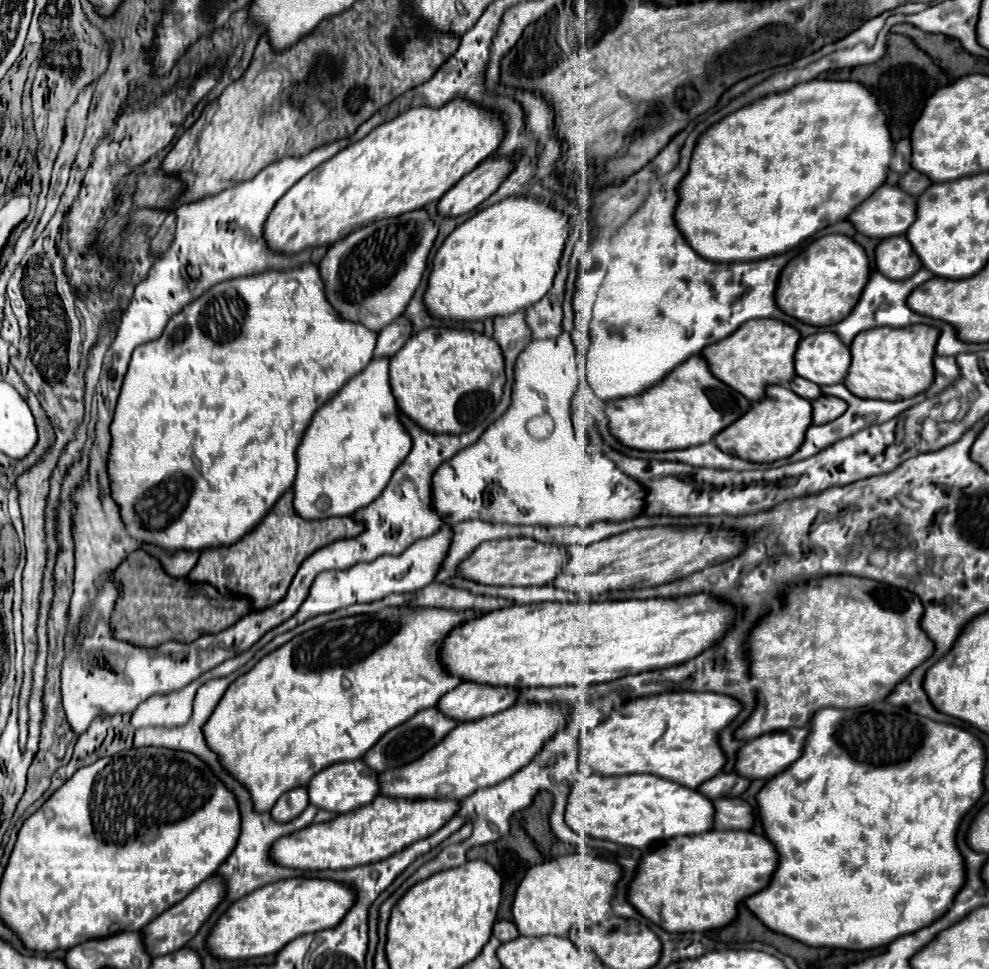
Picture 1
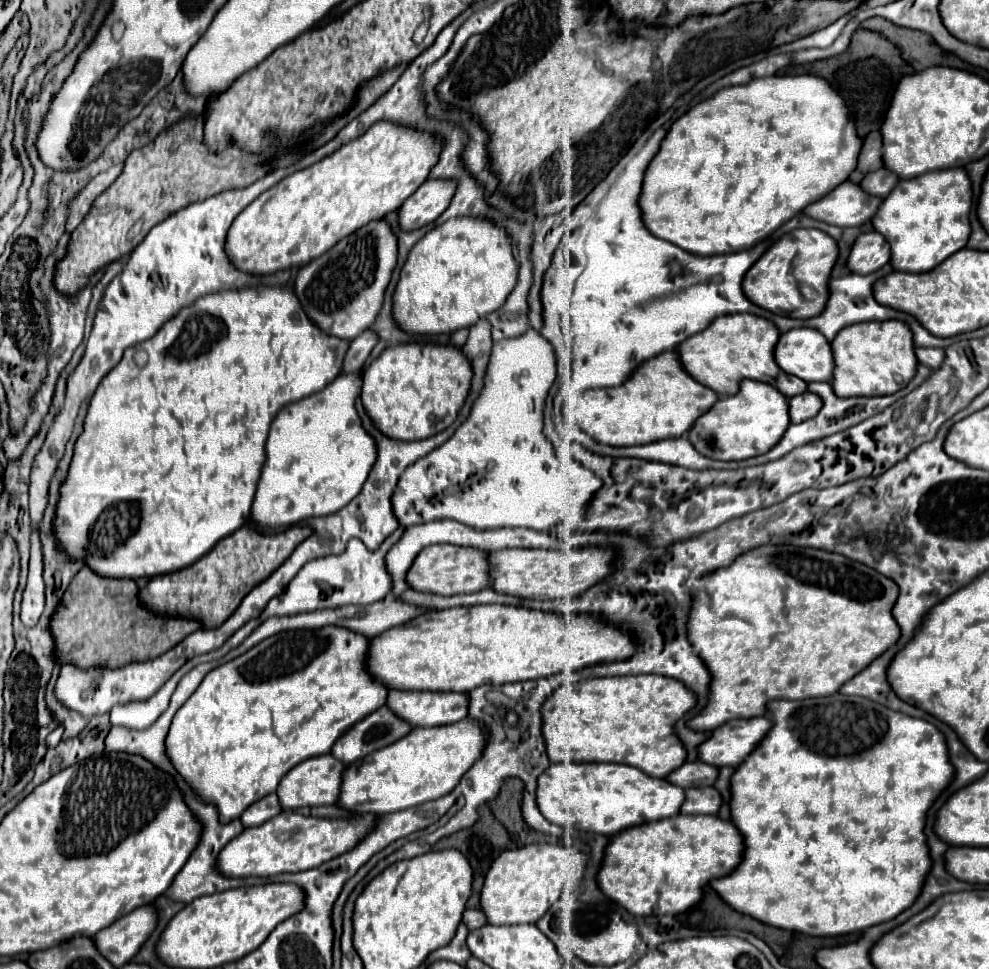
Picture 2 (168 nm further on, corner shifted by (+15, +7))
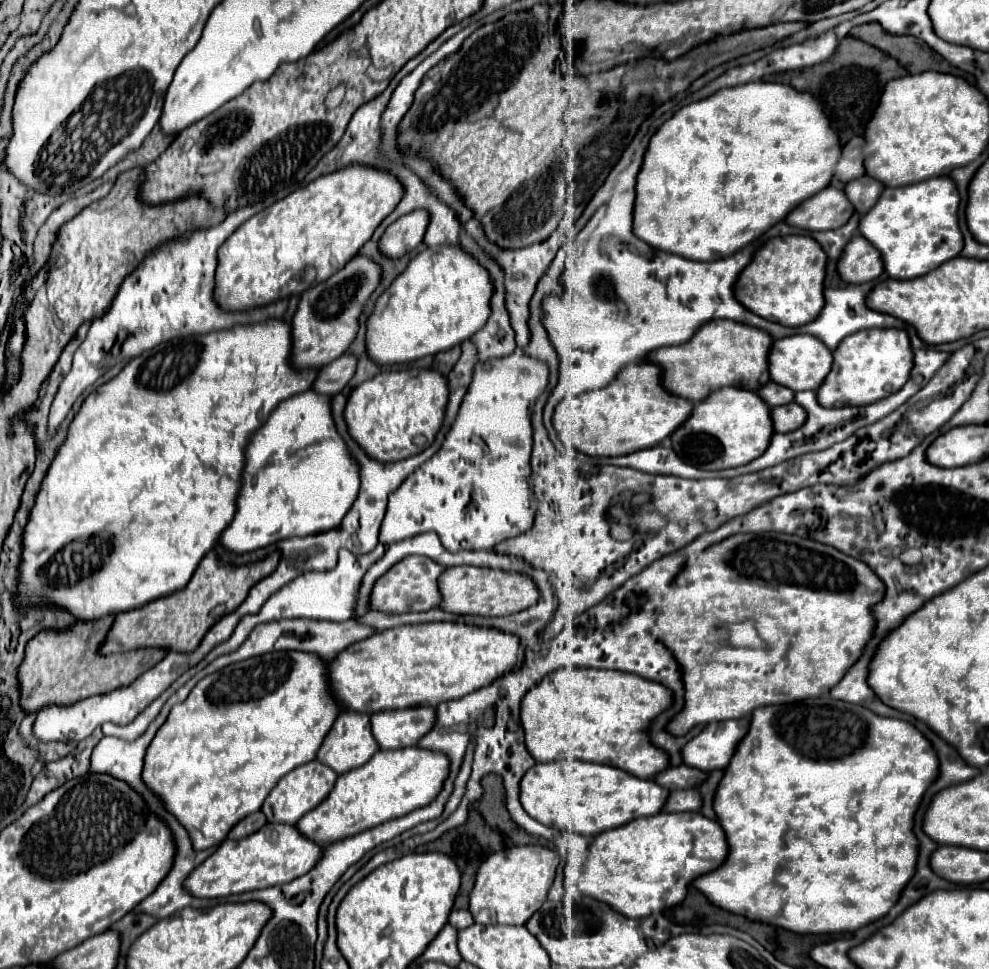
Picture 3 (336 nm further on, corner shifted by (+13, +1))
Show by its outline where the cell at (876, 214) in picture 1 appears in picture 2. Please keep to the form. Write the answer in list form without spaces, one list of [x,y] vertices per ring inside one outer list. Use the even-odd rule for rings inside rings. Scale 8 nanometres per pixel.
[[[845,182],[817,200],[817,204],[809,204],[803,214],[839,228],[861,226],[873,218],[881,202],[881,198],[865,194],[859,184]]]

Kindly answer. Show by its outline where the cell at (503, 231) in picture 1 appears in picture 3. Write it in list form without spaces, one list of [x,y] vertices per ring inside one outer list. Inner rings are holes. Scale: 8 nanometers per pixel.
[[[443,244],[429,246],[419,252],[401,272],[395,282],[385,290],[375,306],[373,316],[367,320],[367,350],[369,356],[379,364],[401,364],[411,362],[429,354],[437,354],[443,350],[461,344],[477,330],[481,330],[491,316],[491,296],[493,296],[493,280],[487,270],[461,246]]]

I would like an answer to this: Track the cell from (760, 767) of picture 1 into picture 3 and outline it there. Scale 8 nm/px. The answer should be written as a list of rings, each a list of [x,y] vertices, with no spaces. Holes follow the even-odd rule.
[[[739,720],[715,722],[715,726],[707,726],[683,748],[685,764],[695,766],[699,770],[727,768],[741,740],[741,732],[743,730],[739,730]]]

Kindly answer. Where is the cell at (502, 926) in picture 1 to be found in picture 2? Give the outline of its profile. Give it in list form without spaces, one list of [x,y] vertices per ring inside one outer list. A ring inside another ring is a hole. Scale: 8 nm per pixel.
[[[465,910],[463,912],[463,924],[473,930],[473,928],[481,928],[483,924],[487,924],[485,914],[481,910]]]

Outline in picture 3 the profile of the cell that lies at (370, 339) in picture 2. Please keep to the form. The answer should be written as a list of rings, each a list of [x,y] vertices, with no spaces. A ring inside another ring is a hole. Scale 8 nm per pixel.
[[[343,354],[335,362],[331,362],[331,366],[319,370],[319,380],[315,382],[313,390],[325,396],[335,396],[353,378],[355,370],[357,370],[357,358],[353,354]]]

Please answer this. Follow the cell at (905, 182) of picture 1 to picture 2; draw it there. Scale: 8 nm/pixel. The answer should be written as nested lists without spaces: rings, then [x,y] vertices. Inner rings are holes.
[[[879,168],[877,172],[865,174],[865,178],[861,180],[861,188],[865,188],[865,192],[869,192],[869,196],[885,198],[893,190],[897,180],[899,178],[893,172],[889,172],[887,168]]]

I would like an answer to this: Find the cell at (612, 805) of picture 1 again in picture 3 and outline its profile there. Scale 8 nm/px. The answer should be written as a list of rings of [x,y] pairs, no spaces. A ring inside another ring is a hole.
[[[581,760],[537,764],[521,782],[521,804],[531,818],[545,826],[571,830],[589,838],[629,824],[633,818],[659,814],[667,798],[669,790],[663,790],[653,780],[641,780],[625,770]]]

